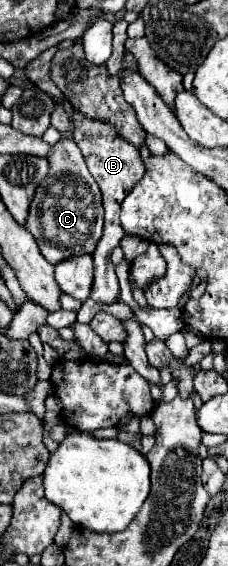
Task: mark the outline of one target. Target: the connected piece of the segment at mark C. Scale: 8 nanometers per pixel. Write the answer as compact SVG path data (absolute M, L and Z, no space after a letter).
M62 137L62 141L54 145L54 155L50 155L48 161L50 175L38 185L38 195L34 197L26 229L36 237L42 255L56 265L62 259L94 251L102 237L104 207L102 191L90 175L78 145L70 137Z

